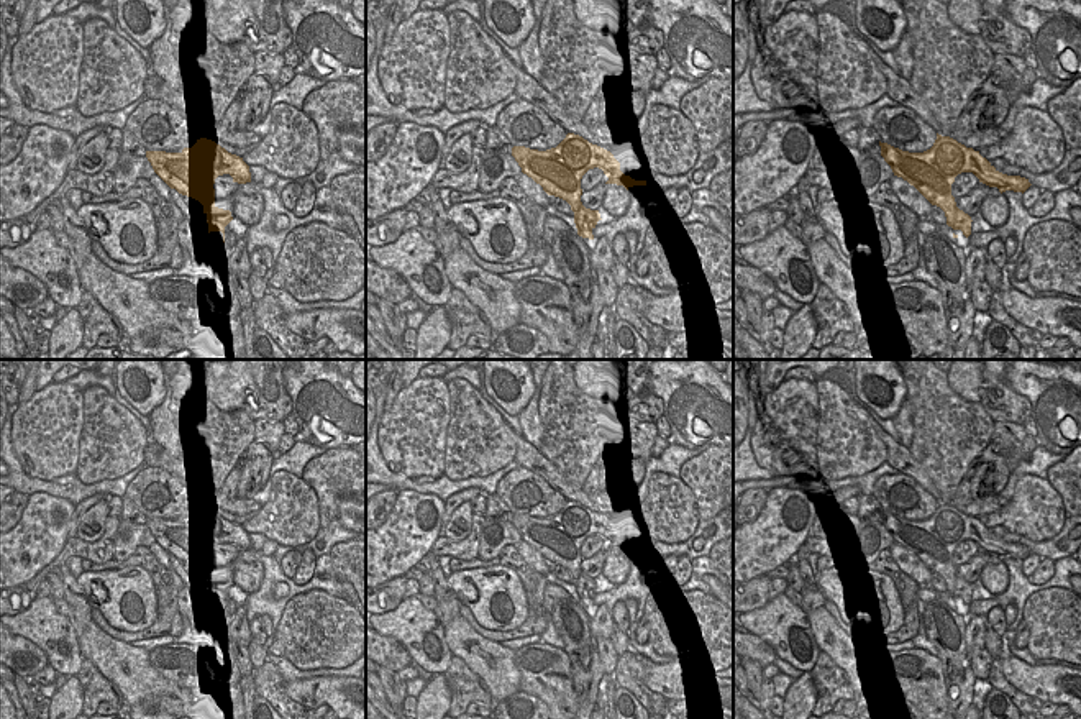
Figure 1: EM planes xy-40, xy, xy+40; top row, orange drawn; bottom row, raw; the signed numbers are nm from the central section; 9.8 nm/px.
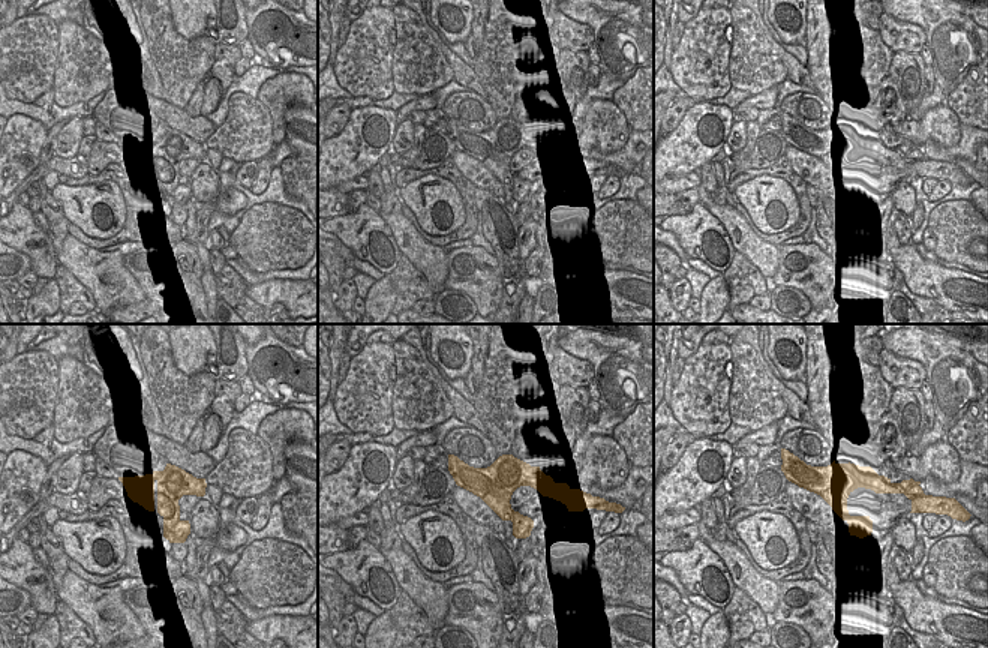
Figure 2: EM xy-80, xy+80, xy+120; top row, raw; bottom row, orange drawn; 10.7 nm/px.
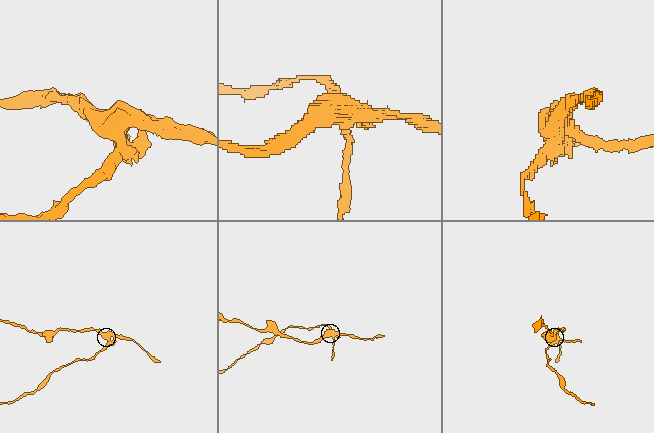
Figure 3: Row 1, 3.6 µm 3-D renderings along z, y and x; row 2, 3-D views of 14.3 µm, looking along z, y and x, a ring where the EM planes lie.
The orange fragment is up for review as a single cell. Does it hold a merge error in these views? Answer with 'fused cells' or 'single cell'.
fused cells

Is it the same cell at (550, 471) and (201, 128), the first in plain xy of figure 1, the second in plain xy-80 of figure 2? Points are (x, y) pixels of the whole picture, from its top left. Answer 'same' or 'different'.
same

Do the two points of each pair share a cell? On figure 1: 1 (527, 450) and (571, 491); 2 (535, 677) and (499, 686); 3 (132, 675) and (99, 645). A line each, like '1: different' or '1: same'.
1: same
2: different
3: same

